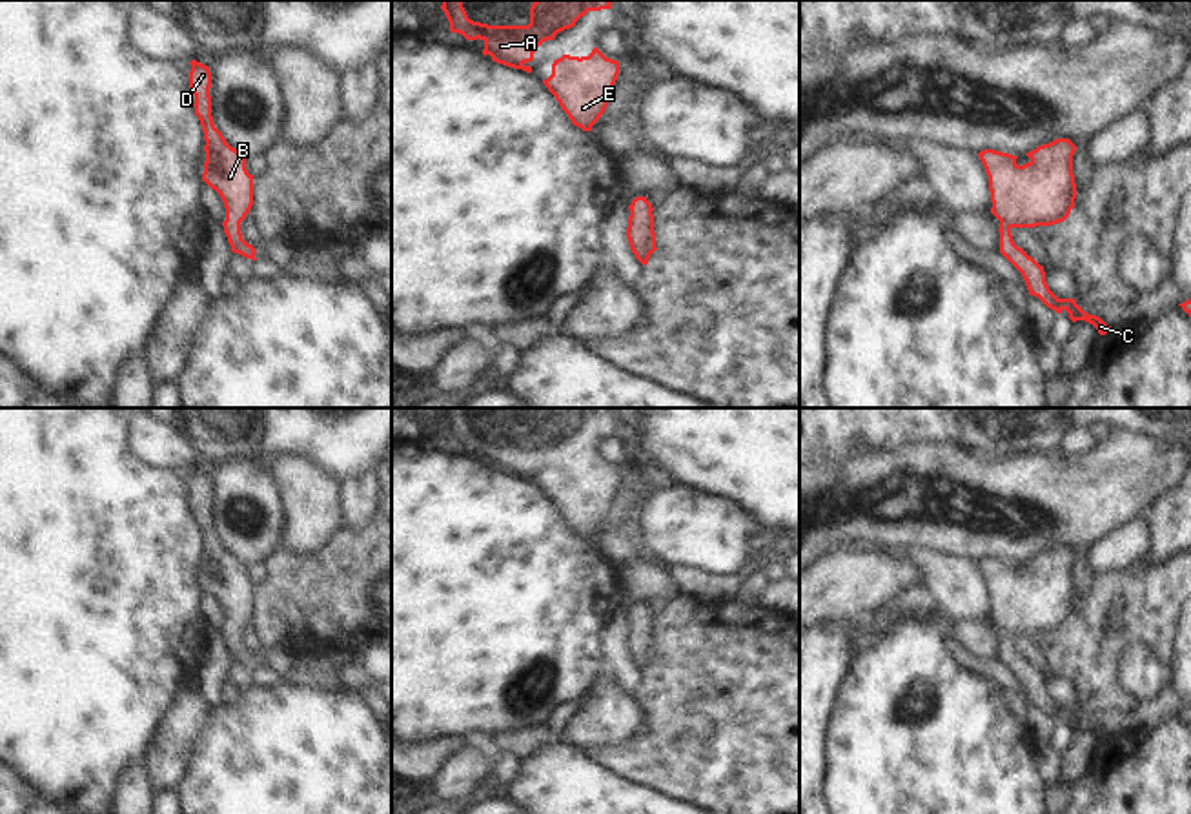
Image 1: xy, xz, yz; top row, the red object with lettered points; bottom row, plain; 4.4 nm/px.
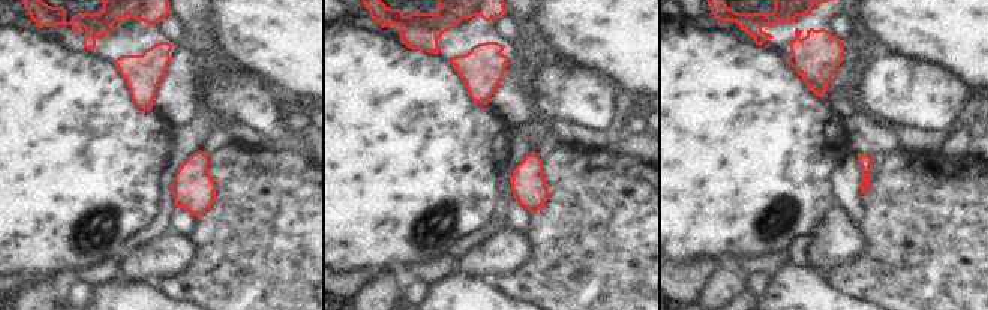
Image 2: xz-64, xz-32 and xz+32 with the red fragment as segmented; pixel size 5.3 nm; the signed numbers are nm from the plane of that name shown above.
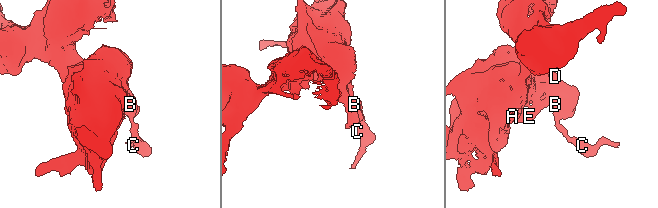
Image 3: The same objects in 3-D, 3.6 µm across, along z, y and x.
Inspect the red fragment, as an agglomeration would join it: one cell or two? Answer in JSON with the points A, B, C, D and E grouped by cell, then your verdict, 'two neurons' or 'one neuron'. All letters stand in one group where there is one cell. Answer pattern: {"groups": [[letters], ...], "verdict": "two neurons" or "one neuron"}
{"groups": [["A", "B", "C", "D", "E"]], "verdict": "one neuron"}

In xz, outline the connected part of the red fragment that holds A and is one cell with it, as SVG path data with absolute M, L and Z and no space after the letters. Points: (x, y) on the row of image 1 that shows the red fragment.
M443 0L450 31L466 40L483 40L483 55L494 62L532 73L528 66L535 49L570 29L588 11L610 9L610 0L535 0L530 7L528 25L488 25L468 18L463 0Z

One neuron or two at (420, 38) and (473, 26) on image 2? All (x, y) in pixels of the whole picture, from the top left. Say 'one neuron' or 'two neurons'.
one neuron

